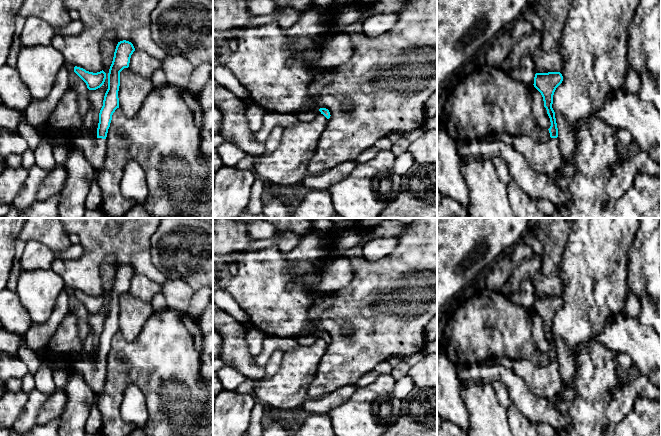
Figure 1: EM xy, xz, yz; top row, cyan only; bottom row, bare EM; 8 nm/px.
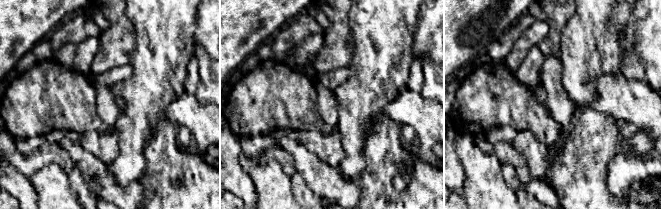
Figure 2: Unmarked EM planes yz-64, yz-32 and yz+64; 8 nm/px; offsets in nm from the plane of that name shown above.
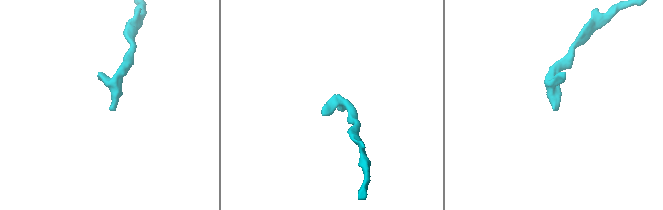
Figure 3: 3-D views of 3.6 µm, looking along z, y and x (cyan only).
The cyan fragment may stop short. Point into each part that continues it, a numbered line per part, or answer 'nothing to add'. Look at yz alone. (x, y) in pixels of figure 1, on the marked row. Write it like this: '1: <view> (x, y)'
1: yz (545, 157)

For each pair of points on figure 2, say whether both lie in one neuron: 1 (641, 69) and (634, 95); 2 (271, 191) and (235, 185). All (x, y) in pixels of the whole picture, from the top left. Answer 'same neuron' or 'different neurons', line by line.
1: different neurons
2: different neurons

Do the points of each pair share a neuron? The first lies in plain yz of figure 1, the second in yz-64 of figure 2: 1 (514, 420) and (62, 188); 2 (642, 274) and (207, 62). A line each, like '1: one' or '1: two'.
1: two
2: two

